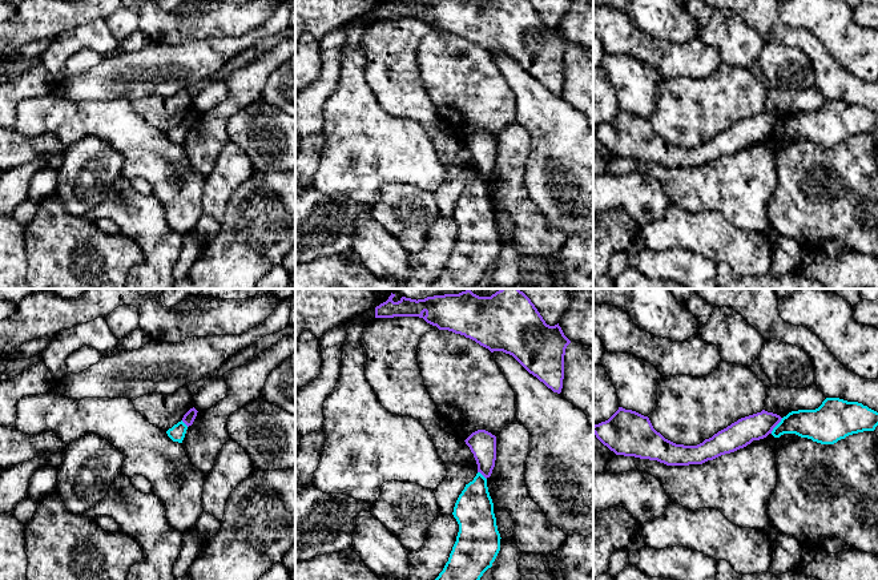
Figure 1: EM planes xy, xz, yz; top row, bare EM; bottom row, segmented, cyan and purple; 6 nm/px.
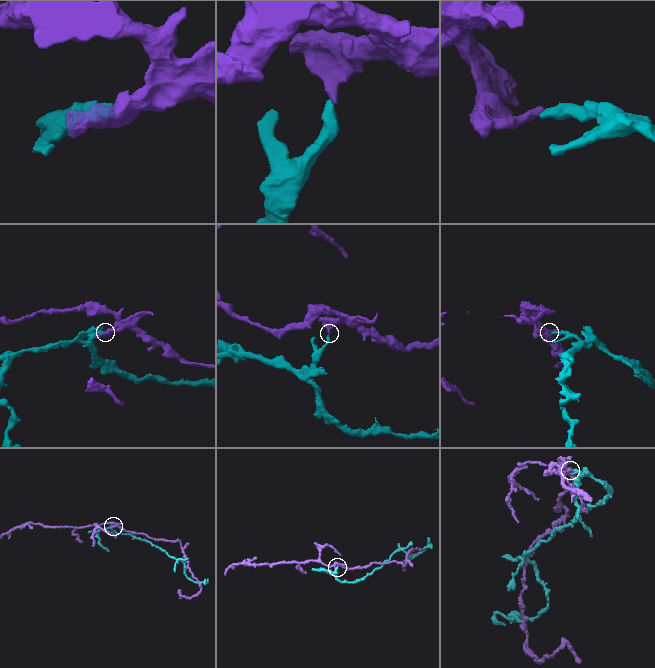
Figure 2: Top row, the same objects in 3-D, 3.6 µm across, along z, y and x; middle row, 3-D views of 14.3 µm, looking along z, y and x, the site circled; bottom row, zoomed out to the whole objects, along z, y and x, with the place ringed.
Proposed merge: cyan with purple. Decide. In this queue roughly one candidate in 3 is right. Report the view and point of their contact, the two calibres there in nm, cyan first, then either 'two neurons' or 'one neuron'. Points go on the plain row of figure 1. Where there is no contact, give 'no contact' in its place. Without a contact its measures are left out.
yz (776, 128) | 190/160 nm | two neurons

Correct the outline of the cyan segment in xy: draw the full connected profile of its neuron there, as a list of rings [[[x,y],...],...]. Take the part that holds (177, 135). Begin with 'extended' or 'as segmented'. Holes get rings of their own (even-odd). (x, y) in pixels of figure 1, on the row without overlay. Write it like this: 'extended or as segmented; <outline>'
as segmented; [[[181,122],[177,126],[174,126],[172,130],[169,130],[166,136],[173,144],[182,145],[186,132],[188,128]]]

